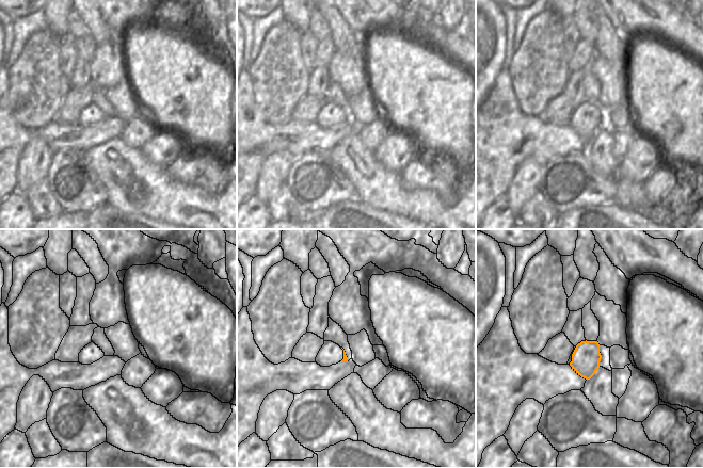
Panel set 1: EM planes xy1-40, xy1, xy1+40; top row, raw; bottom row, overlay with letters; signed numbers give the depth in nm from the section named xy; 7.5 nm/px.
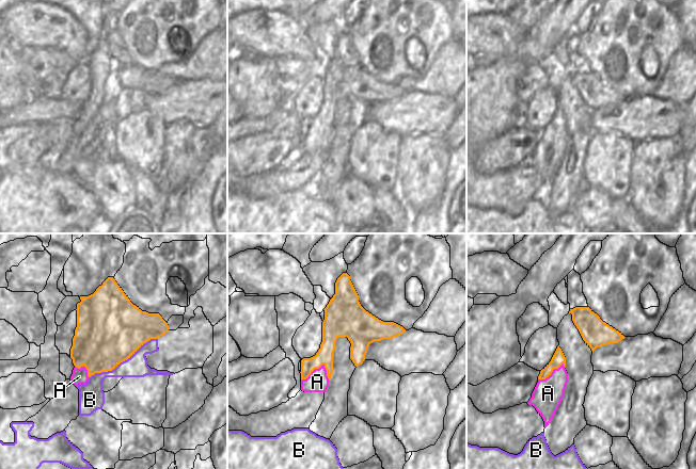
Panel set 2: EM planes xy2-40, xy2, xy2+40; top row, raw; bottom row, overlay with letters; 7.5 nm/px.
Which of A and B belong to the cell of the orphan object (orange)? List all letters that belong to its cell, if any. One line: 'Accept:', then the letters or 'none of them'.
Accept: none of them.

